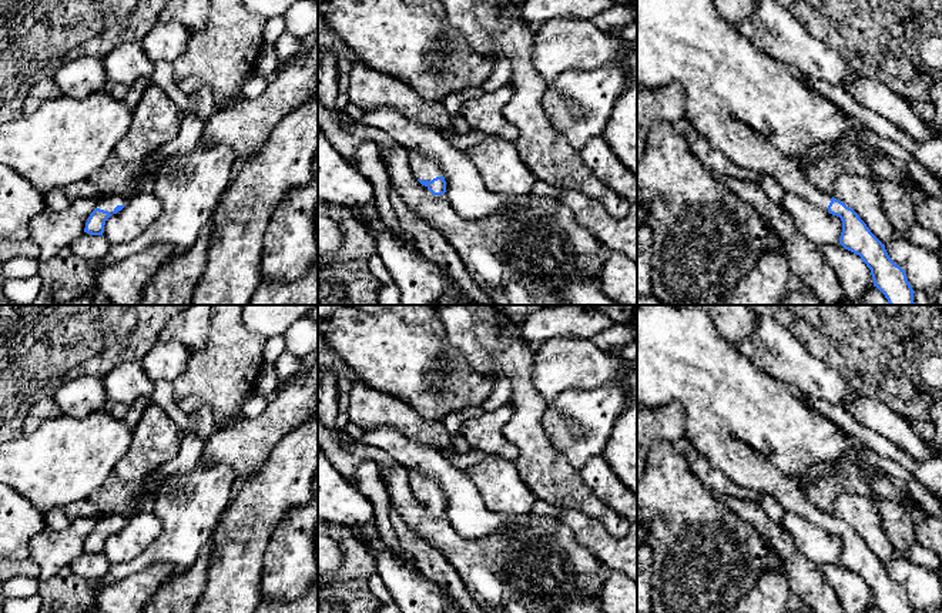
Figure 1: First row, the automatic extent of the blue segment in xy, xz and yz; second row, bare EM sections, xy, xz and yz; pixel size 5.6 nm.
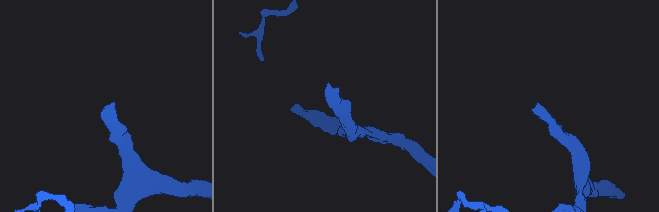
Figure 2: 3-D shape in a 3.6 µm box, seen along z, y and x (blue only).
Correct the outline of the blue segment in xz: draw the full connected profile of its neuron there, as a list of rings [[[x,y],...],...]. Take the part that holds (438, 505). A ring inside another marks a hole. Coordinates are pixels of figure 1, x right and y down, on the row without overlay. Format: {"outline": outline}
{"outline": [[[419,470],[412,472],[410,490],[412,495],[432,512],[432,515],[442,515],[446,512],[443,492],[432,478]]]}

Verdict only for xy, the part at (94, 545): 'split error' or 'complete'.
split error

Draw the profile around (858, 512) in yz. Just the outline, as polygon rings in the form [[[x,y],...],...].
[[[844,492],[837,498],[831,515],[852,527],[871,552],[886,565],[896,552],[882,527],[876,503],[875,496]]]

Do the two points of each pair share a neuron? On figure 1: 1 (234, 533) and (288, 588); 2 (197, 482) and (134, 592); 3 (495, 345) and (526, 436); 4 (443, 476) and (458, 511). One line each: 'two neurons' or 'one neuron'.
1: two neurons
2: two neurons
3: one neuron
4: one neuron

